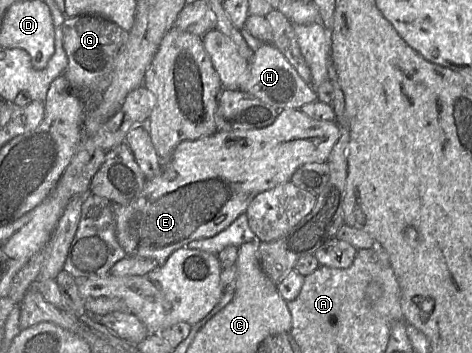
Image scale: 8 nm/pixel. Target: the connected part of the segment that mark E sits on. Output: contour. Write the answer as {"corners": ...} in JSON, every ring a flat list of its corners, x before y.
{"corners":[[287,108,279,112,272,124,264,128,245,129,234,131,216,131,209,136,204,136,195,140,185,140,180,142,172,154,169,162,161,167,160,173,146,180,141,193,127,205,114,204,115,236,117,242,122,247,126,256,143,257,163,264,166,259,176,250,186,246,194,240,210,238,227,228,239,215,245,213,253,198,261,192,272,189,283,183,290,182,293,173,302,165,312,162,326,162,333,146,338,140,340,127,336,121,318,121,304,114,300,109]]}

